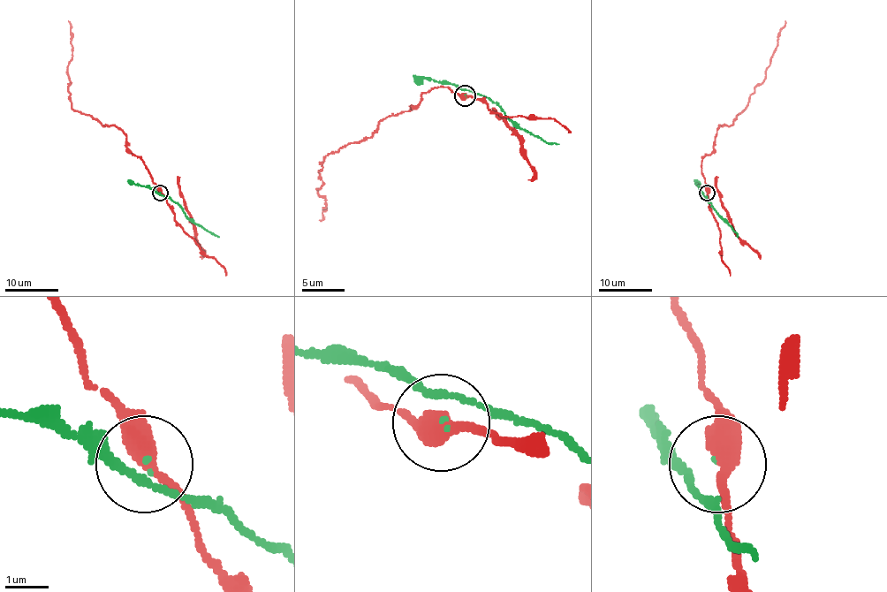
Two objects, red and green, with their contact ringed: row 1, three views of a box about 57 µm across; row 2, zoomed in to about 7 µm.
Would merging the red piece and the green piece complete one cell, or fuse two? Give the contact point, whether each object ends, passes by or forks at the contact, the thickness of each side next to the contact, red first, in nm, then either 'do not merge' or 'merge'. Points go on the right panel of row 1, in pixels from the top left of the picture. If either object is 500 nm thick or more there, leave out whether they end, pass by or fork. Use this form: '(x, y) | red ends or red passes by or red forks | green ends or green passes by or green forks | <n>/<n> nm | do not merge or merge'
(707, 193) | red passes by | green passes by | 400/80 nm | merge

